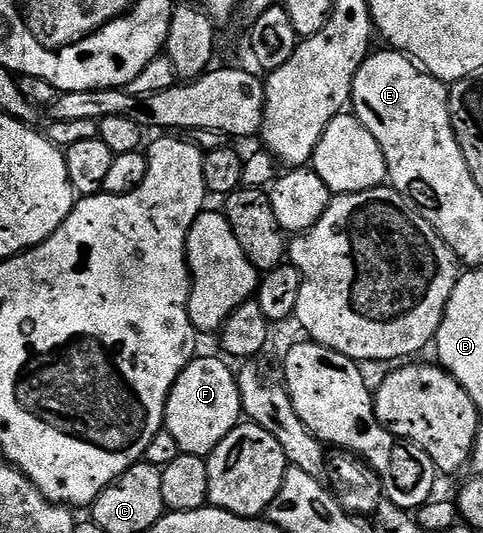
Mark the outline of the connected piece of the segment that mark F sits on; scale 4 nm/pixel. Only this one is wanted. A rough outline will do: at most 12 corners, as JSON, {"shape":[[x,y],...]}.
{"shape":[[199,354],[171,387],[165,431],[210,456],[241,420],[235,372]]}

